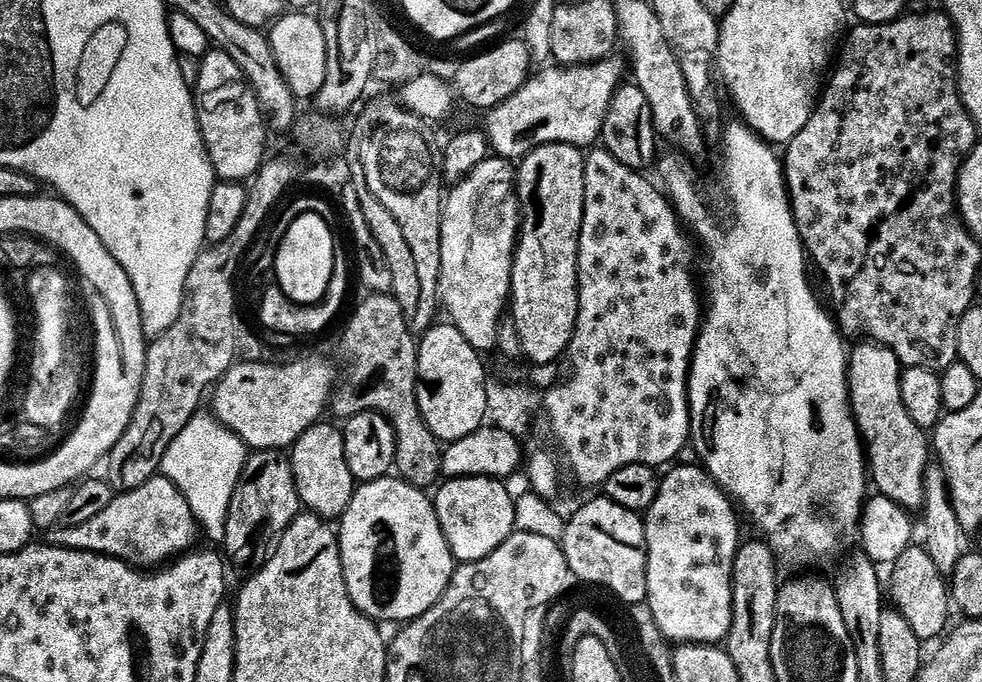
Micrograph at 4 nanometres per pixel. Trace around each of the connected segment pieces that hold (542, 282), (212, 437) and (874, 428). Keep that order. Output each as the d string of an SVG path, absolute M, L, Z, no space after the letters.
M546 143L529 152L517 167L517 196L521 206L521 231L516 246L511 270L510 288L510 316L517 328L518 336L524 345L523 357L532 364L552 364L567 353L569 342L572 341L572 329L574 327L574 216L572 220L572 154L574 148L566 143Z
M200 410L186 426L178 432L169 444L161 460L159 471L186 498L194 514L197 525L216 542L223 541L227 524L227 512L238 486L240 475L250 455L250 449L244 441L216 419L208 410Z
M864 340L857 344L860 345L856 348L853 347L849 353L849 403L852 405L857 428L866 443L868 465L873 485L879 495L888 497L909 512L916 512L916 509L923 506L926 498L926 486L924 484L926 466L928 460L931 461L932 458L929 437L925 429L920 428L910 418L905 403L902 402L901 374L903 367L894 352L876 341Z

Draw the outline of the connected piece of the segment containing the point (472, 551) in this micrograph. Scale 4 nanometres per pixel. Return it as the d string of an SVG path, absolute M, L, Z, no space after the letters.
M462 476L459 480L445 479L435 489L434 503L438 522L457 561L472 563L486 558L513 533L517 501L508 493L504 484L507 483L491 476Z

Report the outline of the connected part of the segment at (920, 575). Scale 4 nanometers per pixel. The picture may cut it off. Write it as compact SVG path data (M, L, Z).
M912 544L893 564L892 571L892 602L897 611L910 622L910 628L921 642L939 639L948 628L946 624L952 611L952 597L946 578L940 574L925 547Z

